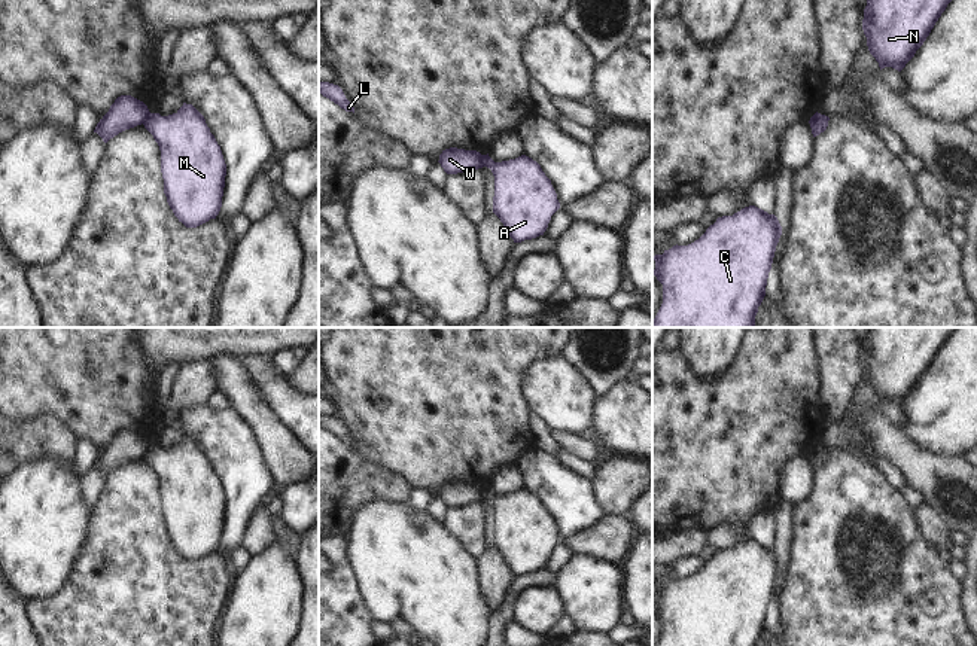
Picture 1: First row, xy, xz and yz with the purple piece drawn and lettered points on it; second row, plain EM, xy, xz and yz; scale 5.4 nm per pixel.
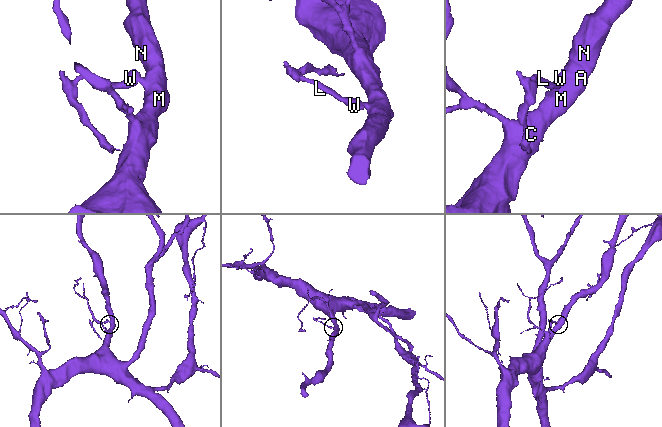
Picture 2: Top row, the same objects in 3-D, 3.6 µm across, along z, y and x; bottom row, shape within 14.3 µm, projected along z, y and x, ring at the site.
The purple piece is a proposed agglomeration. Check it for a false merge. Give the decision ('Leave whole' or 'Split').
Split.

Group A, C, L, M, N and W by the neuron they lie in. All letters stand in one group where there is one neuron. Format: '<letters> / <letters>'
A C M N / L W

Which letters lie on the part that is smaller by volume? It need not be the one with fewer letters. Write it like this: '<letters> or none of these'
L, W

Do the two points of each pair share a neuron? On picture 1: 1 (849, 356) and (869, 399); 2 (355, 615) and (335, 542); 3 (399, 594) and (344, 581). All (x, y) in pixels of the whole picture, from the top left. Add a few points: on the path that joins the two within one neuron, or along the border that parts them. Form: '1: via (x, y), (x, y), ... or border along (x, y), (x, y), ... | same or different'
1: border along (866, 371), (854, 399) | different
2: via (340, 600), (340, 561) | same
3: border along (346, 551), (349, 569), (371, 616) | different

